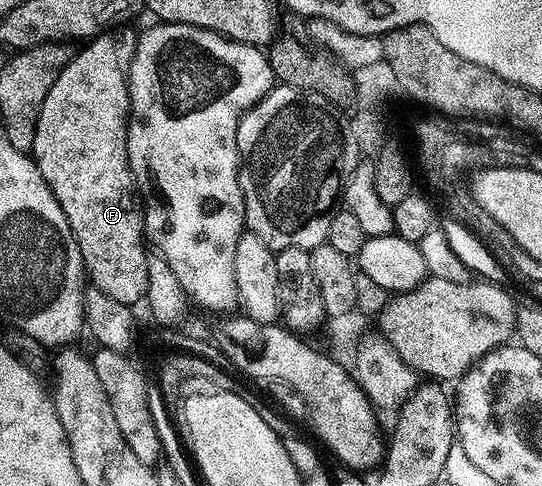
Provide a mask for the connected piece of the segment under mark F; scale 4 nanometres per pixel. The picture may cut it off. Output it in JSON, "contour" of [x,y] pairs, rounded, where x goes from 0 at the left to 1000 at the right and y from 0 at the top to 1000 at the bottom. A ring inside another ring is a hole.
{"contour":[[[221,56],[166,78],[148,99],[155,101],[133,115],[129,130],[113,146],[113,154],[105,154],[105,171],[98,171],[98,179],[90,179],[90,195],[83,195],[83,212],[76,212],[76,237],[68,245],[68,270],[61,286],[61,302],[55,309],[72,342],[76,360],[83,368],[83,377],[98,393],[113,434],[120,434],[120,451],[142,492],[142,508],[149,508],[153,549],[166,584],[177,595],[194,599],[194,607],[201,607],[201,615],[216,615],[216,623],[244,632],[255,630],[255,619],[258,626],[271,609],[271,523],[275,519],[273,506],[268,502],[264,430],[260,428],[258,407],[253,403],[249,362],[242,358],[242,337],[234,325],[234,243],[242,220],[242,206],[234,193],[234,140],[242,136],[242,123],[249,111],[251,82],[251,62],[242,62],[242,56]]]}

